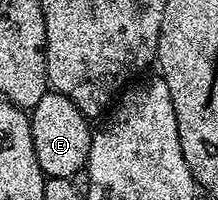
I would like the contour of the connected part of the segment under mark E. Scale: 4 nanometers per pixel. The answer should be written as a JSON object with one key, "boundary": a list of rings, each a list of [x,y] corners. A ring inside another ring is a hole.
{"boundary":[[[47,90],[44,98],[40,98],[40,102],[36,102],[29,117],[32,146],[36,146],[36,162],[40,162],[43,176],[68,178],[72,174],[76,174],[76,170],[86,167],[86,160],[90,157],[92,124],[67,96]]]}

